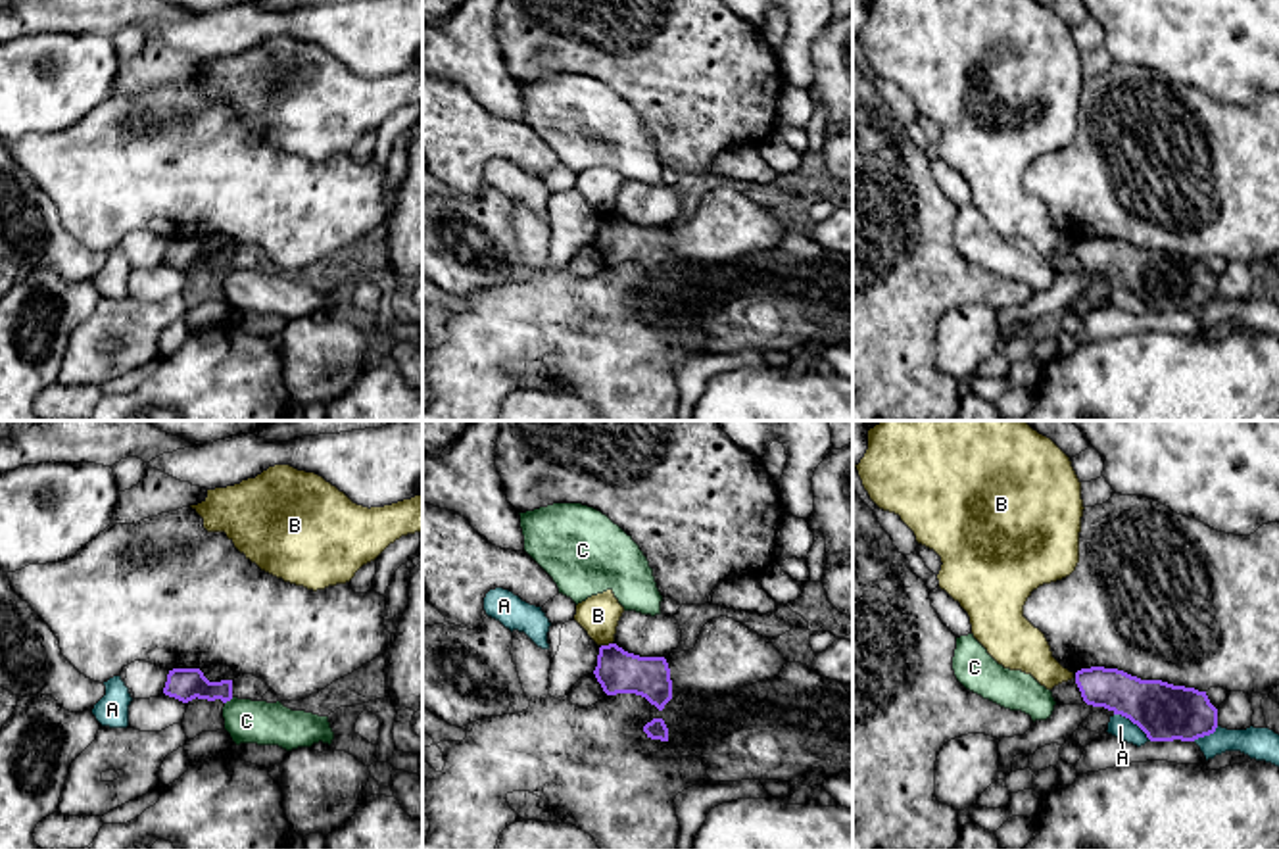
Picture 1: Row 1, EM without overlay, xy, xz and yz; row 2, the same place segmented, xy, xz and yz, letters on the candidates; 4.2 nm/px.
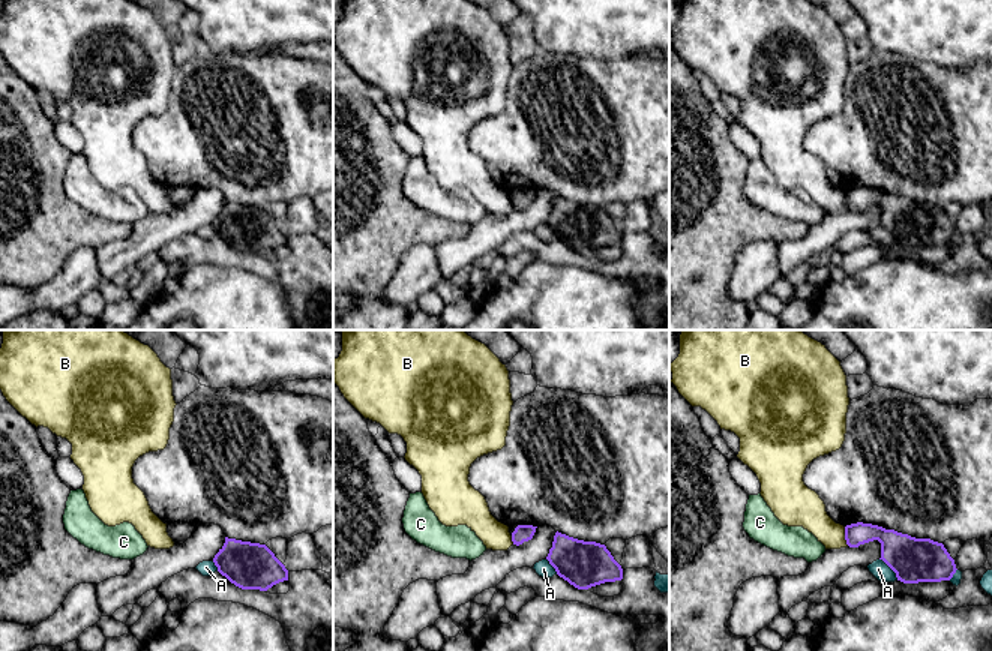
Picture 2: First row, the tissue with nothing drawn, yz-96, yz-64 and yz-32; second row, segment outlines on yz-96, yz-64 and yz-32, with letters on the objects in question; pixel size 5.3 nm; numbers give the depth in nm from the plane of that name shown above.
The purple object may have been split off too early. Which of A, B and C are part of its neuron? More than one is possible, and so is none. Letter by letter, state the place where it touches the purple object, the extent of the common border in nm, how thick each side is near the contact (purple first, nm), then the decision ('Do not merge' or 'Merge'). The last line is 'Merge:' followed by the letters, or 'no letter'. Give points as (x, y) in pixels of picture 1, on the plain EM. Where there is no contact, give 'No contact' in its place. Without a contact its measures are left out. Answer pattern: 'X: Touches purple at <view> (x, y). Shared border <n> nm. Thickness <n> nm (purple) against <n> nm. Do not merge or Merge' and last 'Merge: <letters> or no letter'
A: Touches purple at yz (1134, 292). Shared border 200 nm. Thickness 240 nm (purple) against 90 nm. Do not merge
B: Touches purple at xz (605, 216). Shared border 50 nm. Thickness 180 nm (purple) against 170 nm. Do not merge
C: Touches purple at xy (229, 269). Shared border 50 nm. Thickness 140 nm (purple) against 180 nm. Do not merge
Merge: no letter

